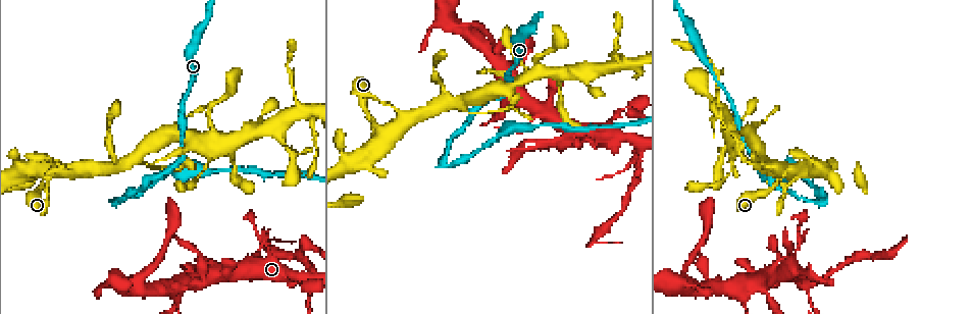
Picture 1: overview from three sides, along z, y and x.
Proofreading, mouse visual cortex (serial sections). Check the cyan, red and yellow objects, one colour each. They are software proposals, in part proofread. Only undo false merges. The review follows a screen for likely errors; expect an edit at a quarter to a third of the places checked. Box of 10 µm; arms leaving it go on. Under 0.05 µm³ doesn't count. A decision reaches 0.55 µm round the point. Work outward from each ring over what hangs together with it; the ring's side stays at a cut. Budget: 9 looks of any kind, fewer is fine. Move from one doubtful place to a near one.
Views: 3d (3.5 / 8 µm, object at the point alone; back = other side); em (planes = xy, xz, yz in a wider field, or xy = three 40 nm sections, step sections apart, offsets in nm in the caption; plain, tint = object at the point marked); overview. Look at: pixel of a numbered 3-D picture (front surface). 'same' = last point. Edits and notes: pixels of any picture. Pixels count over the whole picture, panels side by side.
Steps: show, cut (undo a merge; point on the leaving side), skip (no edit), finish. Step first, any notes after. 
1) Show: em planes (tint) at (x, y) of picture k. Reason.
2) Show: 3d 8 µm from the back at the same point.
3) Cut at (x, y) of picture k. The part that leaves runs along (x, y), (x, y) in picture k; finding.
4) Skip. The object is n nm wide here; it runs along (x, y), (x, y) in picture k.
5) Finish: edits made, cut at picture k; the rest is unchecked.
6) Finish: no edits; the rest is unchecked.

Show: 3d 3.5 µm at (565, 136) of picture 1. Four-way junction.

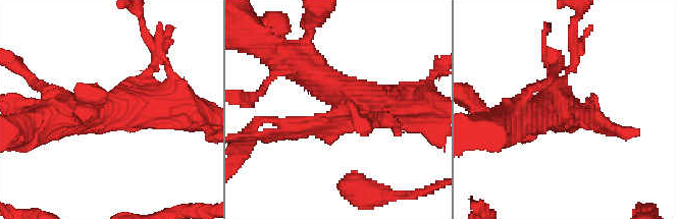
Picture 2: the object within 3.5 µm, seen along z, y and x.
Show: em xy step 2 (tint) at (570, 109) of picture 2. Shape alone is not enough.

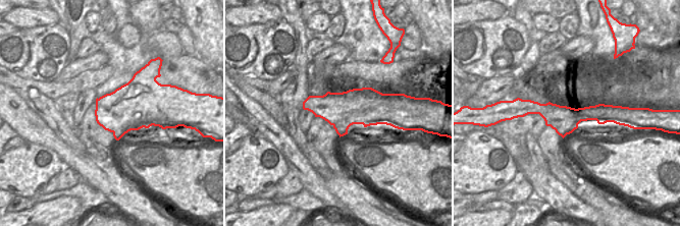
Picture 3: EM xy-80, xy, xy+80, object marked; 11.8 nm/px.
Cut at (299, 127) of picture 2. The object is 440 nm wide here; the part that leaves runs along (331, 117), (253, 124) in picture 2; two cells meet here.

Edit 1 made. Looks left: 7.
Show: overview. Redraw.

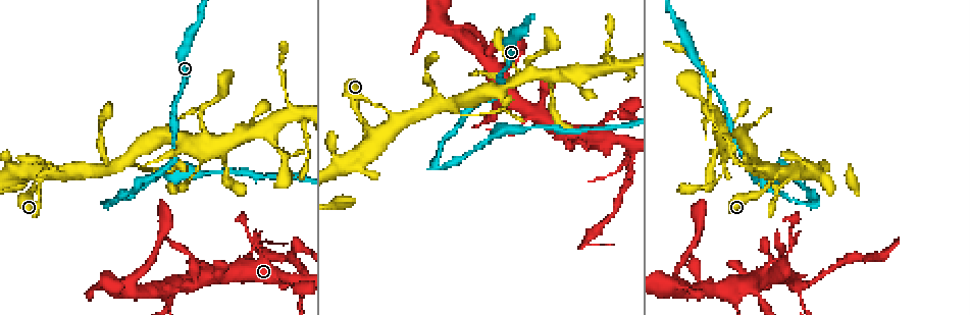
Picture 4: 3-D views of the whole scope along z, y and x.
Show: 3d 3.5 µm at (204, 141) of picture 4. Branch point.

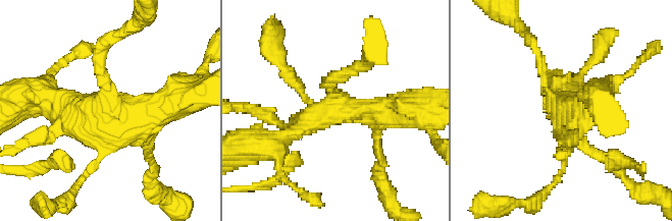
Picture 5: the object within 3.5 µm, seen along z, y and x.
Show: em xy step 1 (tint) at (563, 112) of picture 5. 4 arms meet here; the arms are 150, 150, 300, 450 nm wide.

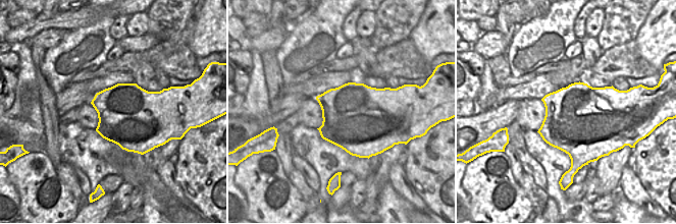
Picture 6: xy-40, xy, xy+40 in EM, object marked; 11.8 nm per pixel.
Show: em planes (tint) at the same point.

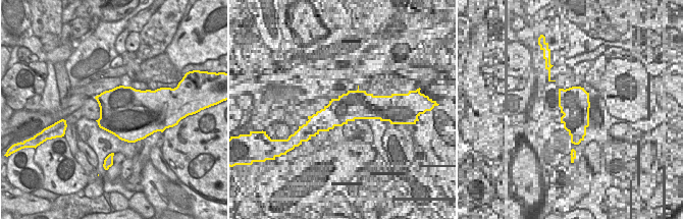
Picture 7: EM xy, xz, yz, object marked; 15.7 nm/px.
Skip. It runs along (277, 145), (334, 108), (397, 108) in picture 5; one cell here.

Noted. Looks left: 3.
Show: 3d 3.5 µm at (110, 206) of picture 4.

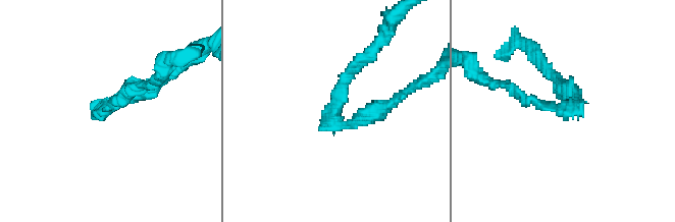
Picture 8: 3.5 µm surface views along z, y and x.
Show: em xy step 2 (tint) at (333, 116) of picture 8. The arms are 150, 250 nm wide.

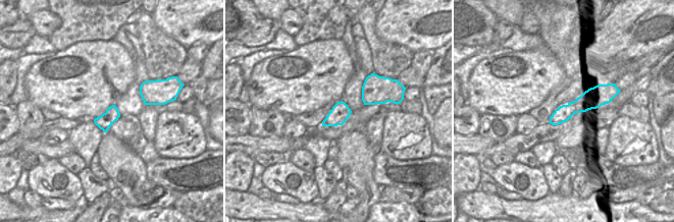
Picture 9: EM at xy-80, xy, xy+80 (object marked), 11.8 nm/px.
Cut at (369, 115) of picture 8. A second cell is stuck on.

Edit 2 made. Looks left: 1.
Finish: edits made, cut at picture 2, cut at picture 8; the rest is unchecked.

